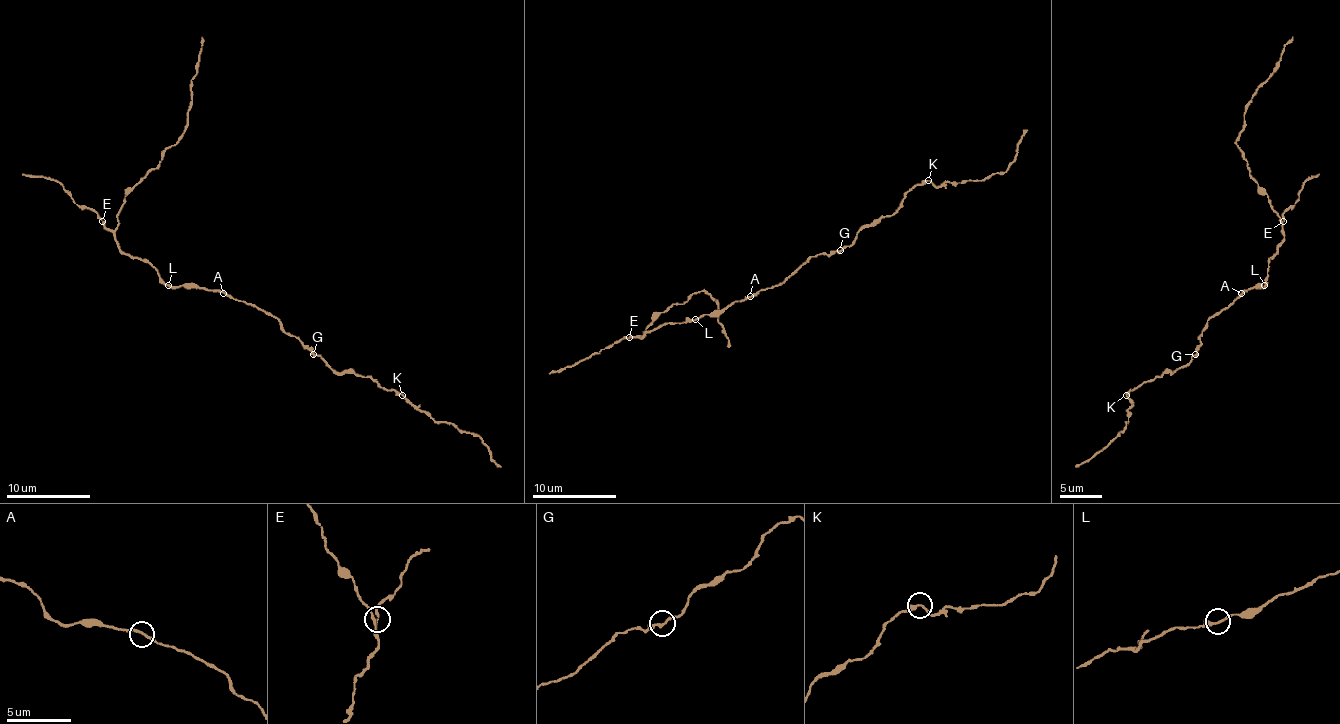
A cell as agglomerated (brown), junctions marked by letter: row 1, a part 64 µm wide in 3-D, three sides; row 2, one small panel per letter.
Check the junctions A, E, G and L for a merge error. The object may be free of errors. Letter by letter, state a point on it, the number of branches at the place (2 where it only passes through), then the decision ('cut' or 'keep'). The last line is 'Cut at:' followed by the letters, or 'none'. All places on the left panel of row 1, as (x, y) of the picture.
A: place (223, 293); branches 2; keep
E: place (102, 221); branches 2; keep
G: place (313, 354); branches 2; keep
L: place (168, 285); branches 2; keep
Cut at: none

